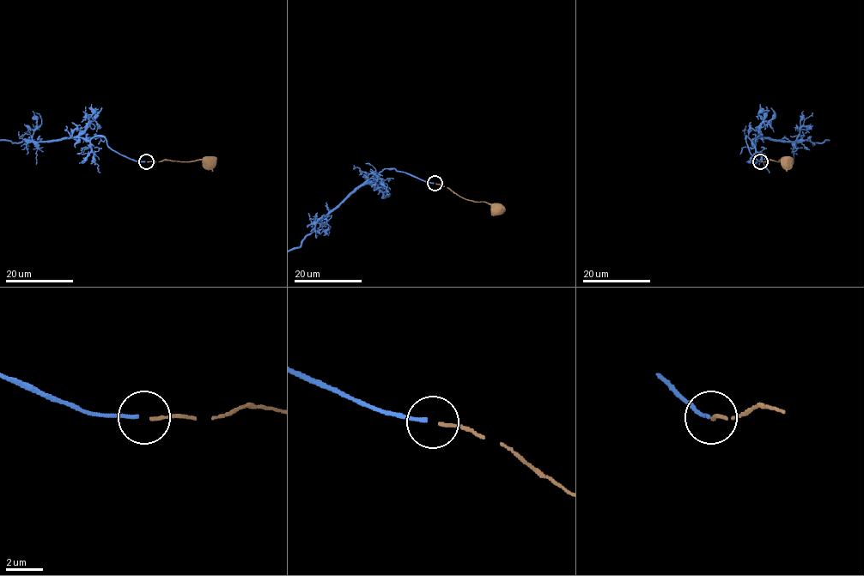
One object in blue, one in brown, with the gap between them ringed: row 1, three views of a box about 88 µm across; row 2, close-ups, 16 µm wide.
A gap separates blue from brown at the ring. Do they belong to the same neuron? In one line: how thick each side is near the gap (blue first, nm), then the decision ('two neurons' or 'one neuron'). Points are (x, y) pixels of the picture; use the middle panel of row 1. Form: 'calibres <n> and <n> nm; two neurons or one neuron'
calibres 190 and 180 nm; two neurons

